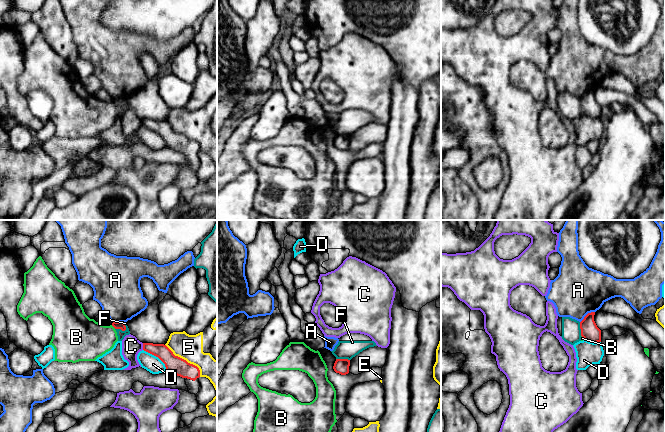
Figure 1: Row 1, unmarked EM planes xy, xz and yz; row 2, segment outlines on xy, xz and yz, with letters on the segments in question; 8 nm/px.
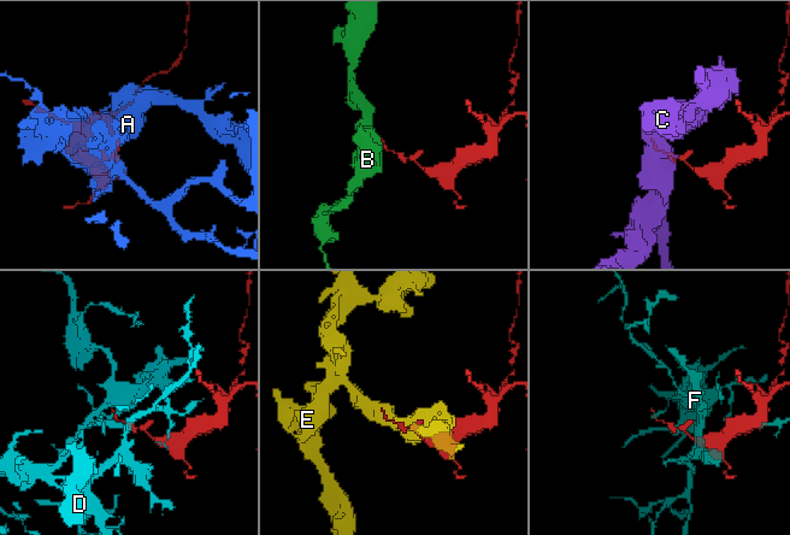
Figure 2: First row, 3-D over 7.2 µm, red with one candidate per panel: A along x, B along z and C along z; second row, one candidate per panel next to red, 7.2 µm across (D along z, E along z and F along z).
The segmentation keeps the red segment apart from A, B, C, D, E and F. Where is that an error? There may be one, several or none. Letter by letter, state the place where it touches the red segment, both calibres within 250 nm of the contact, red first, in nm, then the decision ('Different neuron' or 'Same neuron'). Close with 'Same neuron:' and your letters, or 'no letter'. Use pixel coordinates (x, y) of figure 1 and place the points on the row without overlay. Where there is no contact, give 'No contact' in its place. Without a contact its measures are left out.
A: Touches red at yz (586, 91). Thickness 140 nm (red) against 400 nm. Different neuron
B: Touches red at xy (113, 102). Thickness 60 nm (red) against 340 nm. Different neuron
C: Touches red at xy (143, 122). Thickness 120 nm (red) against 150 nm. Different neuron
D: Touches red at xy (157, 132). Thickness 140 nm (red) against 140 nm. Different neuron
E: Touches red at xy (185, 136). Thickness 140 nm (red) against 200 nm. Different neuron
F: Touches red at xy (121, 105). Thickness 60 nm (red) against 70 nm. Different neuron
Same neuron: no letter

